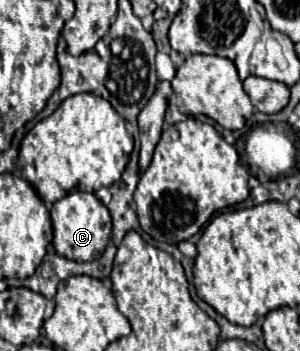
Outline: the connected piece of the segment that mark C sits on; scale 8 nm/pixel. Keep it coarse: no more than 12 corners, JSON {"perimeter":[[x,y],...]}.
{"perimeter":[[94,193],[54,203],[58,255],[100,259],[112,233],[108,207]]}

